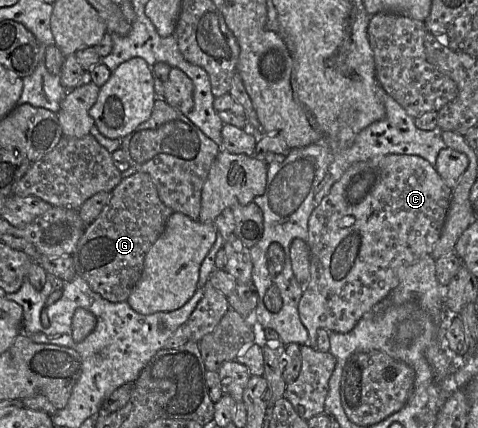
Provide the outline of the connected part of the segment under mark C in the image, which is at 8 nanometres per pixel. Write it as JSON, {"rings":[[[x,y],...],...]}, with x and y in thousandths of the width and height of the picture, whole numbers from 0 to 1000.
{"rings":[[[810,360],[738,383],[715,414],[699,428],[688,451],[655,491],[644,516],[644,575],[649,582],[649,650],[636,671],[626,703],[623,729],[628,748],[644,771],[644,806],[661,813],[667,769],[688,776],[724,778],[734,773],[745,755],[772,729],[787,710],[805,699],[833,666],[833,636],[889,596],[902,596],[912,565],[918,561],[944,472],[946,444],[933,432],[912,393],[891,371],[870,362]]]}

